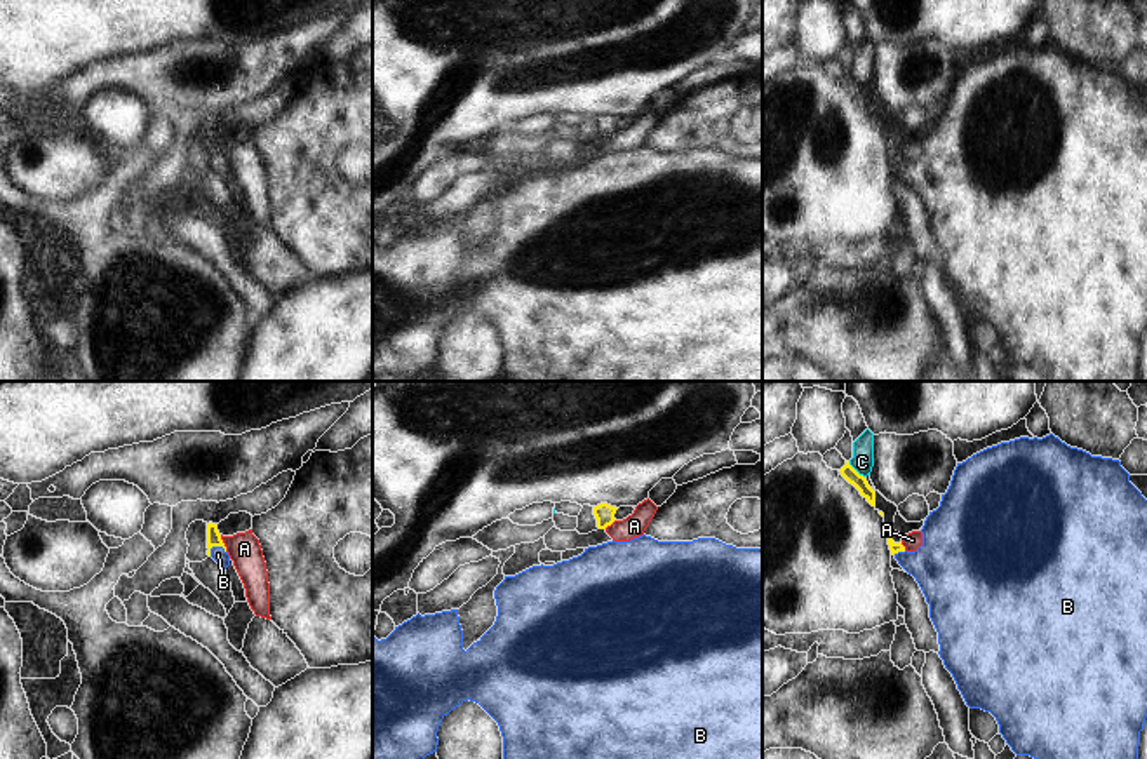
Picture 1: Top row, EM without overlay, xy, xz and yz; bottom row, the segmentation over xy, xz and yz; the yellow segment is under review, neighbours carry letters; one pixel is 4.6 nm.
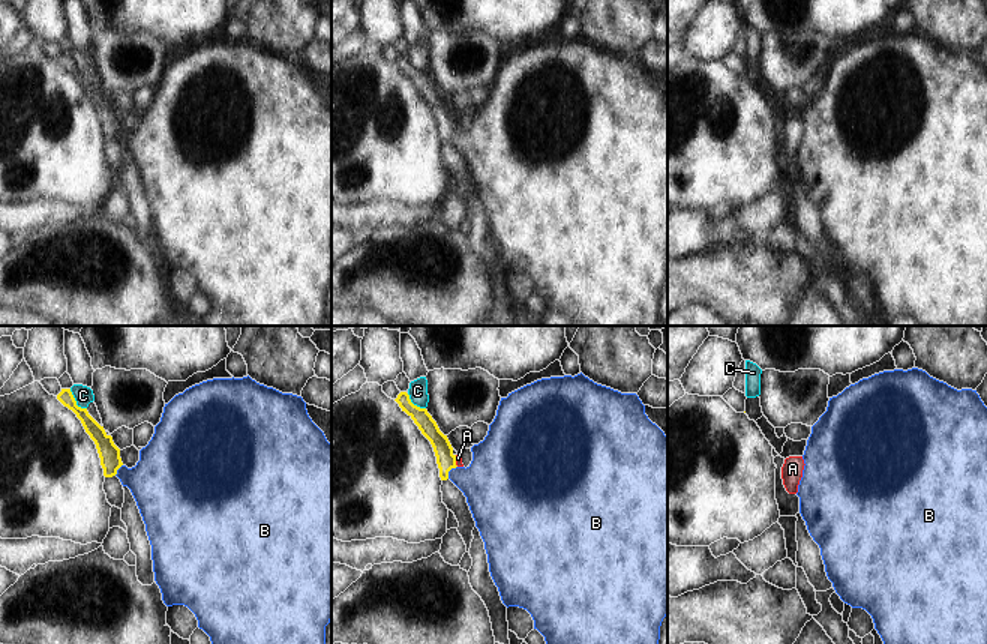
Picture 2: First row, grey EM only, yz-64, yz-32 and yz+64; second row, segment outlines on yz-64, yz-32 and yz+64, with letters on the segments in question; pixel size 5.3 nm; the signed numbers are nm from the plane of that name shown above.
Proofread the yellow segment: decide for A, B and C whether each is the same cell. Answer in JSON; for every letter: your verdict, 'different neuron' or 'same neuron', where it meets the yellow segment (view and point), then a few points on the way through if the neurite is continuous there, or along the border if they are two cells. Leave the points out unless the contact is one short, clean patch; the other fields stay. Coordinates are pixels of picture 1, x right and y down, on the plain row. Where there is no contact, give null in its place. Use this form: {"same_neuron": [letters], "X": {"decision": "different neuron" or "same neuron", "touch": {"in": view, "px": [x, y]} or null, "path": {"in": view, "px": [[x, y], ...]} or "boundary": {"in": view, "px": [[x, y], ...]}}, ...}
{"same_neuron": ["B"], "A": {"decision": "different neuron", "touch": {"in": "xy", "px": [223, 154]}, "boundary": {"in": "xy", "px": [[220, 145], [227, 161]]}}, "B": {"decision": "same neuron", "touch": {"in": "xy", "px": [218, 155]}, "path": {"in": "xy", "px": [[213, 145], [218, 155], [218, 164]]}}, "C": {"decision": "different neuron", "touch": {"in": "yz", "px": [855, 80]}, "boundary": {"in": "yz", "px": [[848, 72], [864, 87]]}}}

